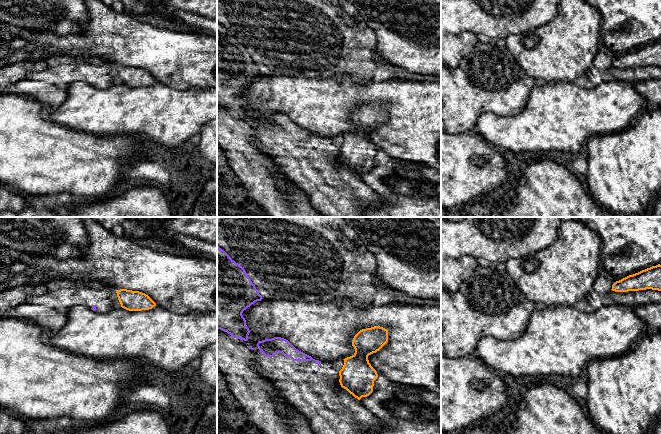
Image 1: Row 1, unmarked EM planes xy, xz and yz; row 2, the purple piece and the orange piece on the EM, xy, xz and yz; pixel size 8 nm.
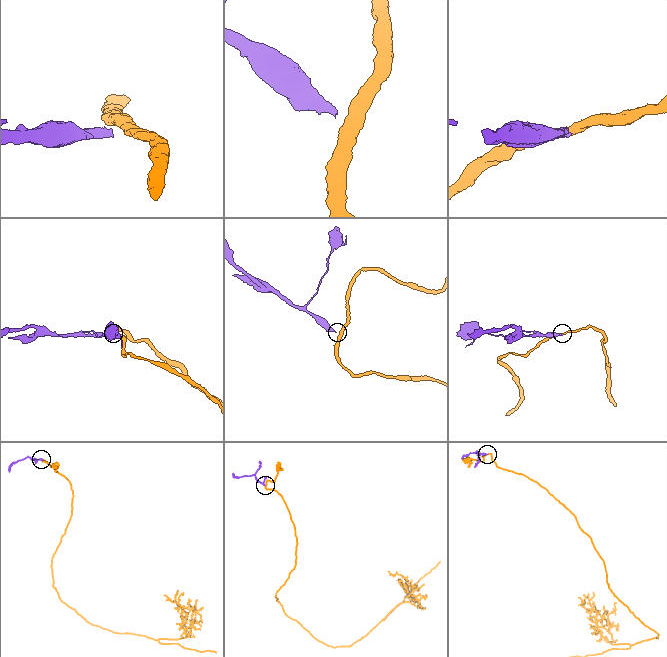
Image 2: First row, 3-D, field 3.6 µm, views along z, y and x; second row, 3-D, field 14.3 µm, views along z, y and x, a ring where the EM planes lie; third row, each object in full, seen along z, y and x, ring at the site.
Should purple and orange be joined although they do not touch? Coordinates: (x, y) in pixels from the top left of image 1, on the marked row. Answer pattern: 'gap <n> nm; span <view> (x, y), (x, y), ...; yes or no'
gap 160 nm; span xz (320, 363), (339, 371); no

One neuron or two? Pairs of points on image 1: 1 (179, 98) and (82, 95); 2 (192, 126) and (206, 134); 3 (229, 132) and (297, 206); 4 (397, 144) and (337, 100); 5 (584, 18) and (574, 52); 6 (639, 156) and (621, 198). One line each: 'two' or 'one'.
1: one
2: two
3: one
4: one
5: one
6: one

